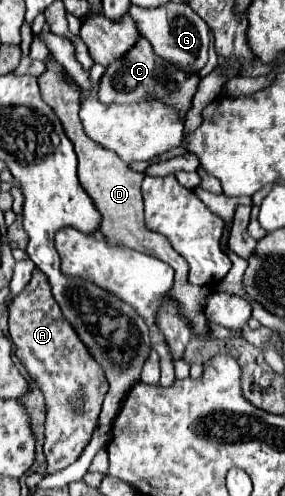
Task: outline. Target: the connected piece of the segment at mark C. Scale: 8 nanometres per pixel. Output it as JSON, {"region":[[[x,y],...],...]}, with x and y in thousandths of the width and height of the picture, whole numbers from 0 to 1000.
{"region":[[[488,73],[474,93],[432,109],[432,117],[389,125],[368,137],[368,149],[347,161],[340,202],[361,210],[453,210],[453,206],[502,206],[502,198],[586,198],[607,214],[635,222],[635,230],[656,230],[670,218],[670,202],[698,173],[698,149],[691,145],[649,145],[614,137],[600,125],[558,117],[523,81],[509,73]]]}

